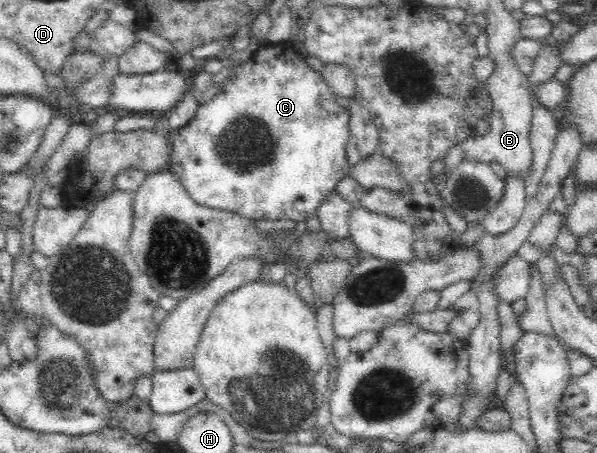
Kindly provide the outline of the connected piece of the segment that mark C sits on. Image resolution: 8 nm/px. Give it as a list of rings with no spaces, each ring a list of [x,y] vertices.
[[[292,40],[282,43],[266,42],[261,44],[246,62],[233,68],[231,75],[220,86],[220,92],[212,100],[199,106],[196,117],[189,124],[174,129],[170,134],[167,141],[170,144],[169,172],[180,181],[191,199],[202,206],[218,210],[229,210],[257,223],[261,220],[269,221],[272,226],[282,224],[284,220],[310,221],[315,217],[315,212],[322,204],[322,200],[326,196],[330,196],[339,181],[346,176],[350,176],[351,168],[349,168],[345,150],[348,141],[352,141],[350,135],[350,108],[341,106],[339,100],[334,101],[333,91],[327,85],[321,73],[316,72],[306,60],[300,57]]]

